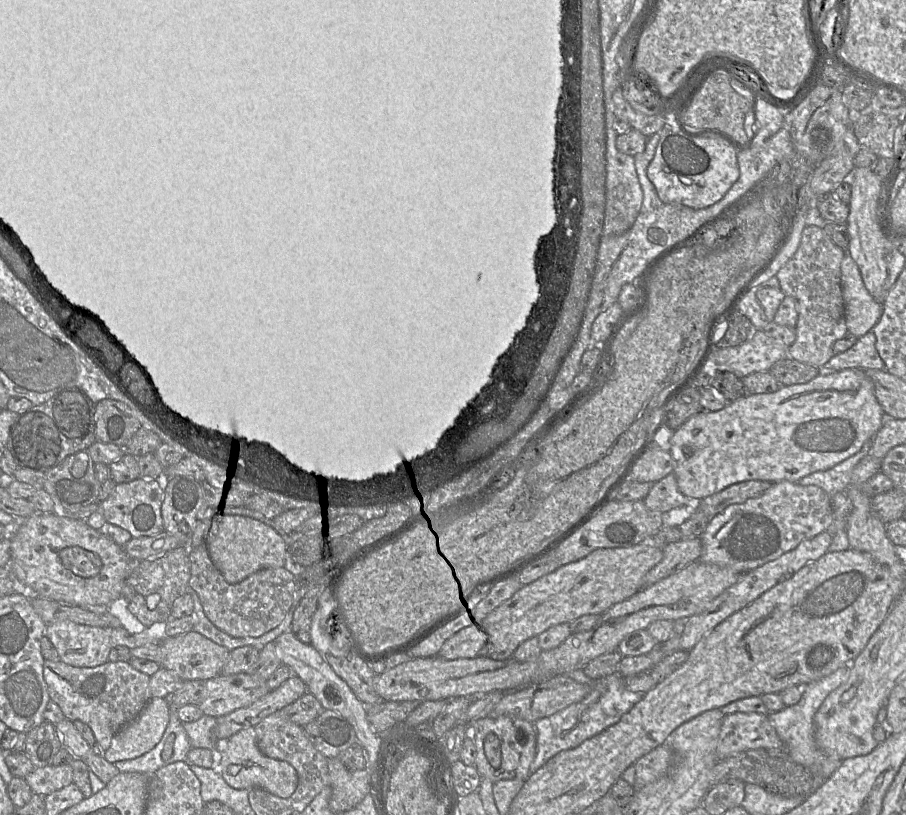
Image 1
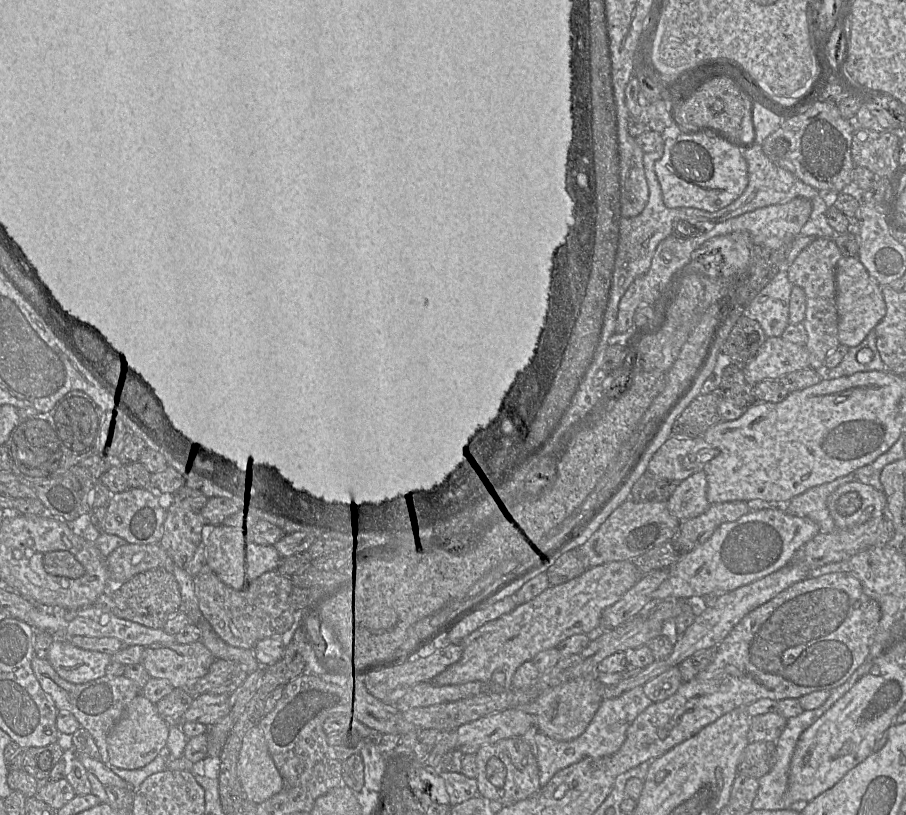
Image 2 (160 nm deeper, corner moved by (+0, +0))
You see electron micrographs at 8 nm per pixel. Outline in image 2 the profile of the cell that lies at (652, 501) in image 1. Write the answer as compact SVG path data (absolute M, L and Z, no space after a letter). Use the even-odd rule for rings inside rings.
M703 471L679 482L666 501L669 512L681 522L697 517L711 505L707 499L707 479Z

